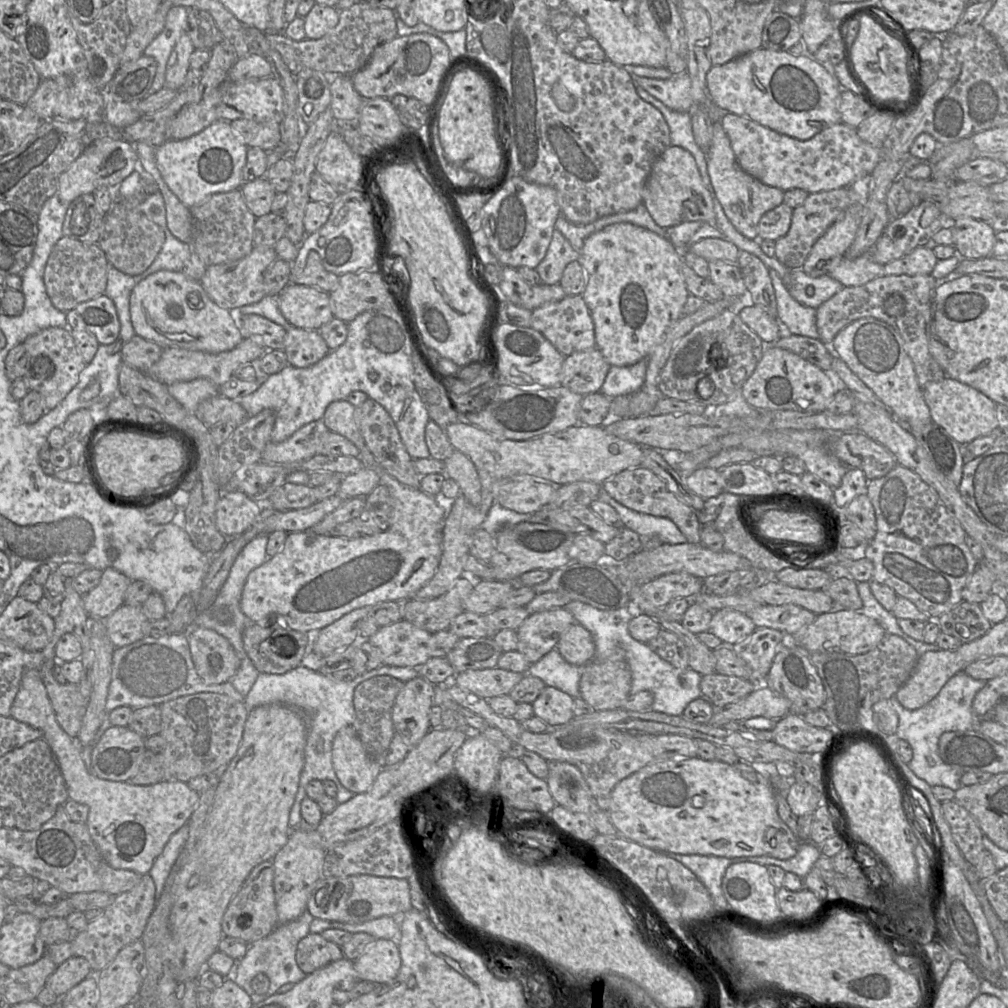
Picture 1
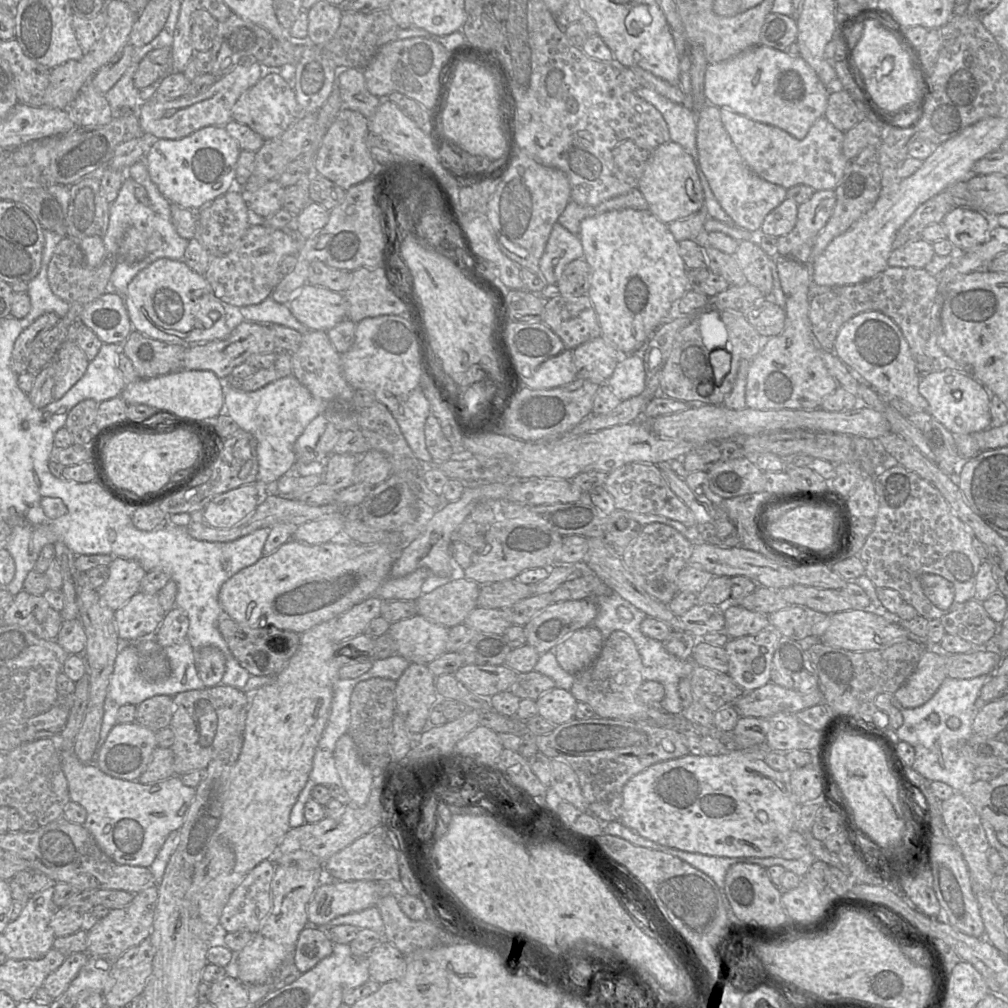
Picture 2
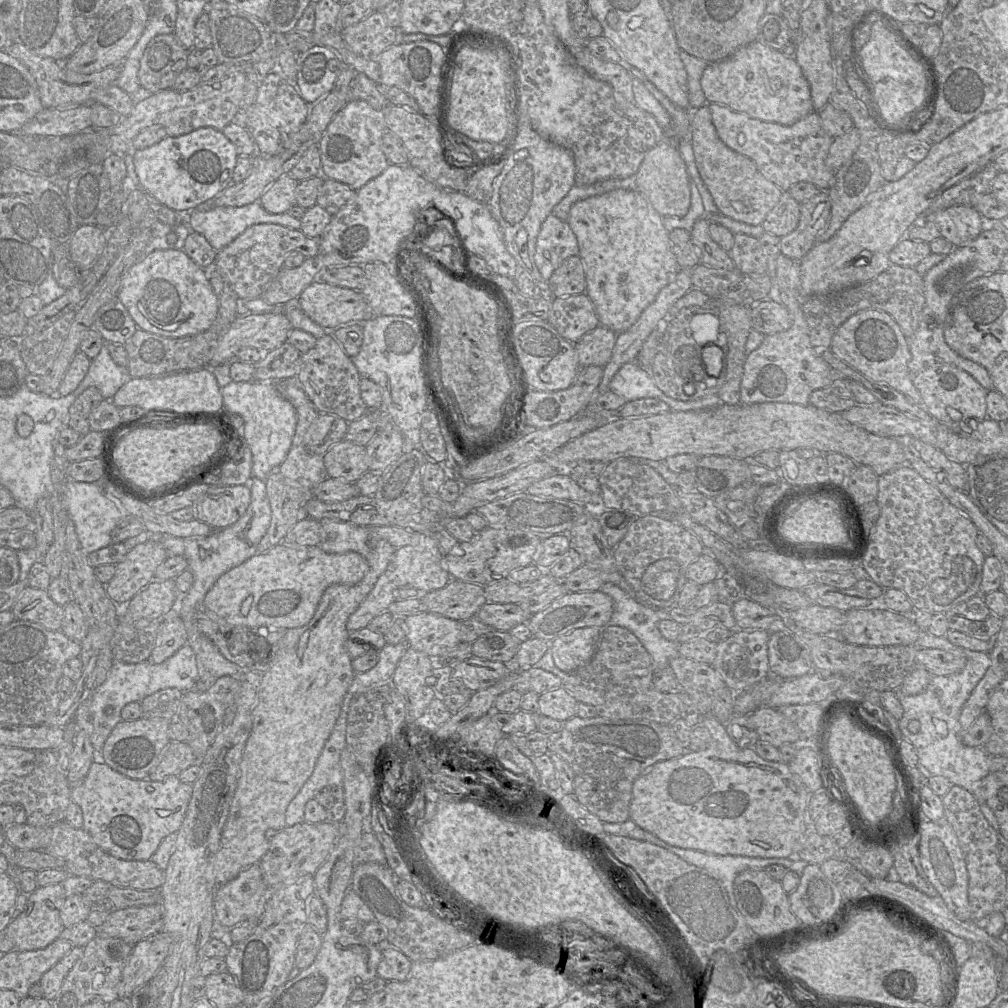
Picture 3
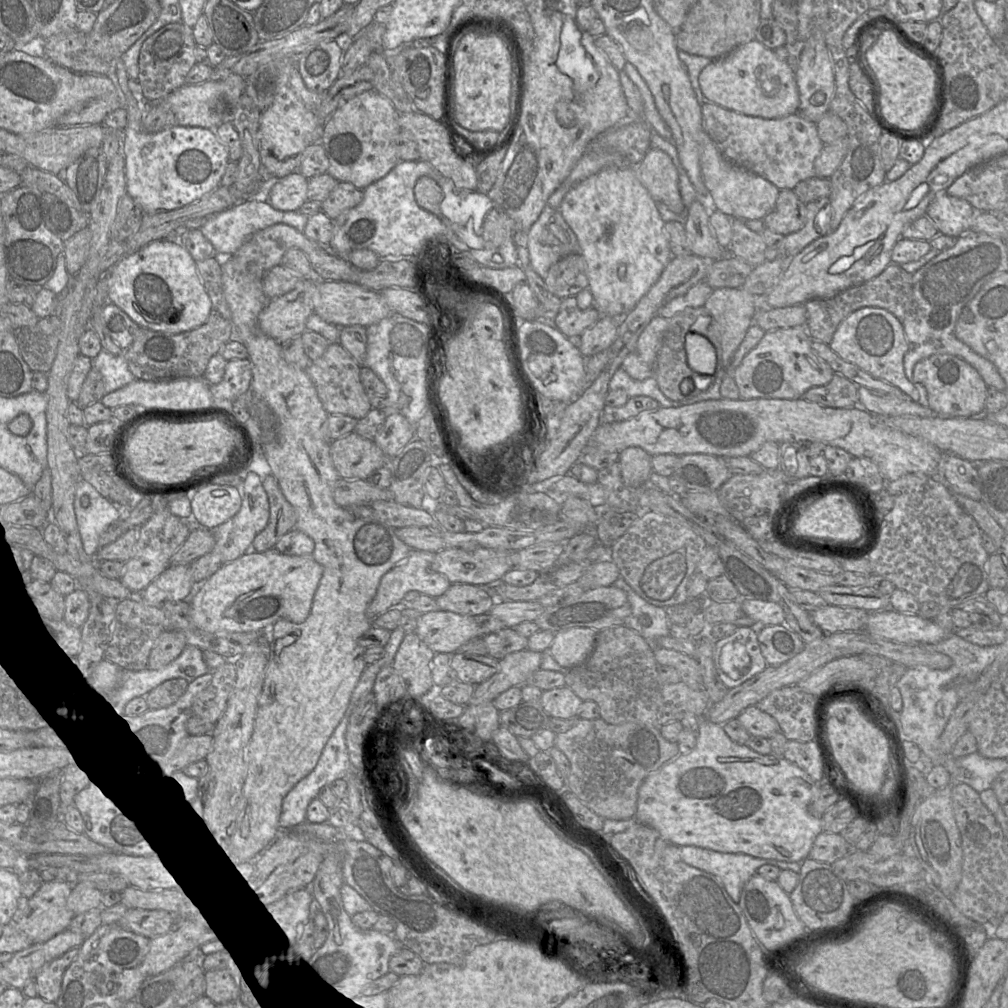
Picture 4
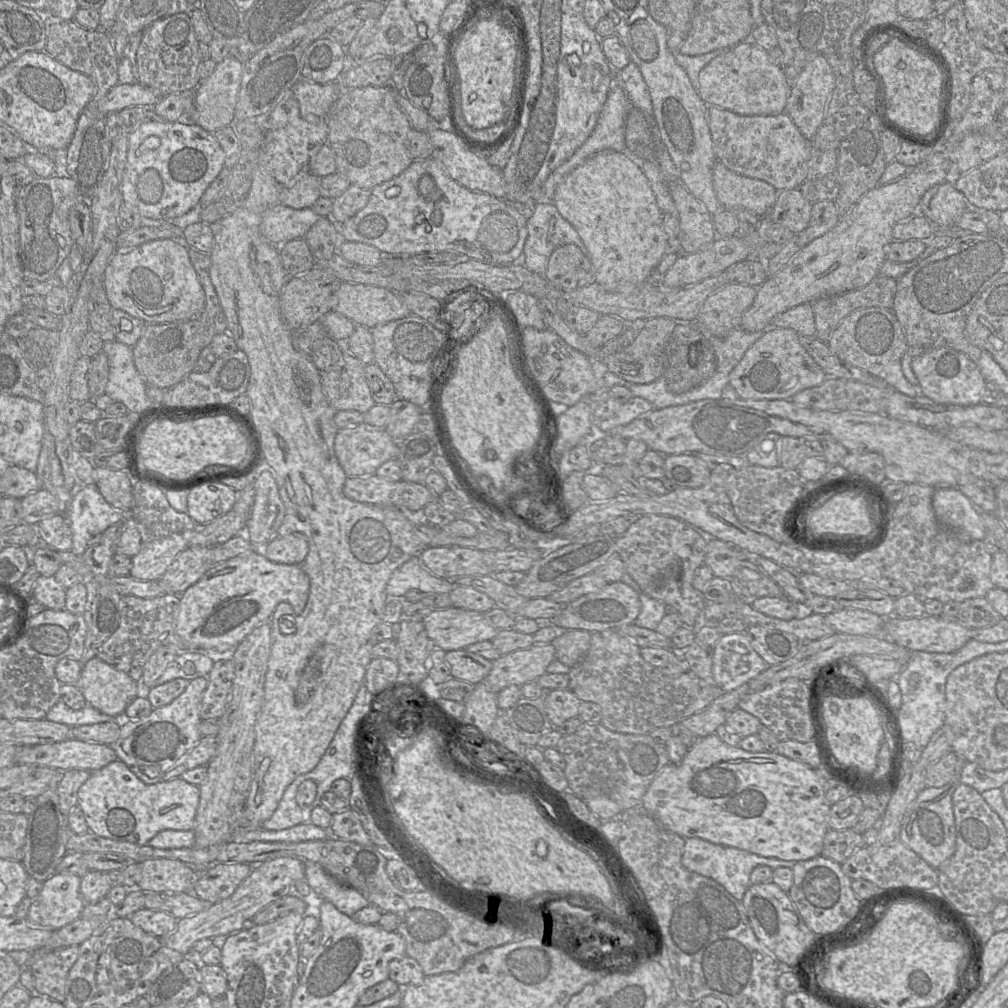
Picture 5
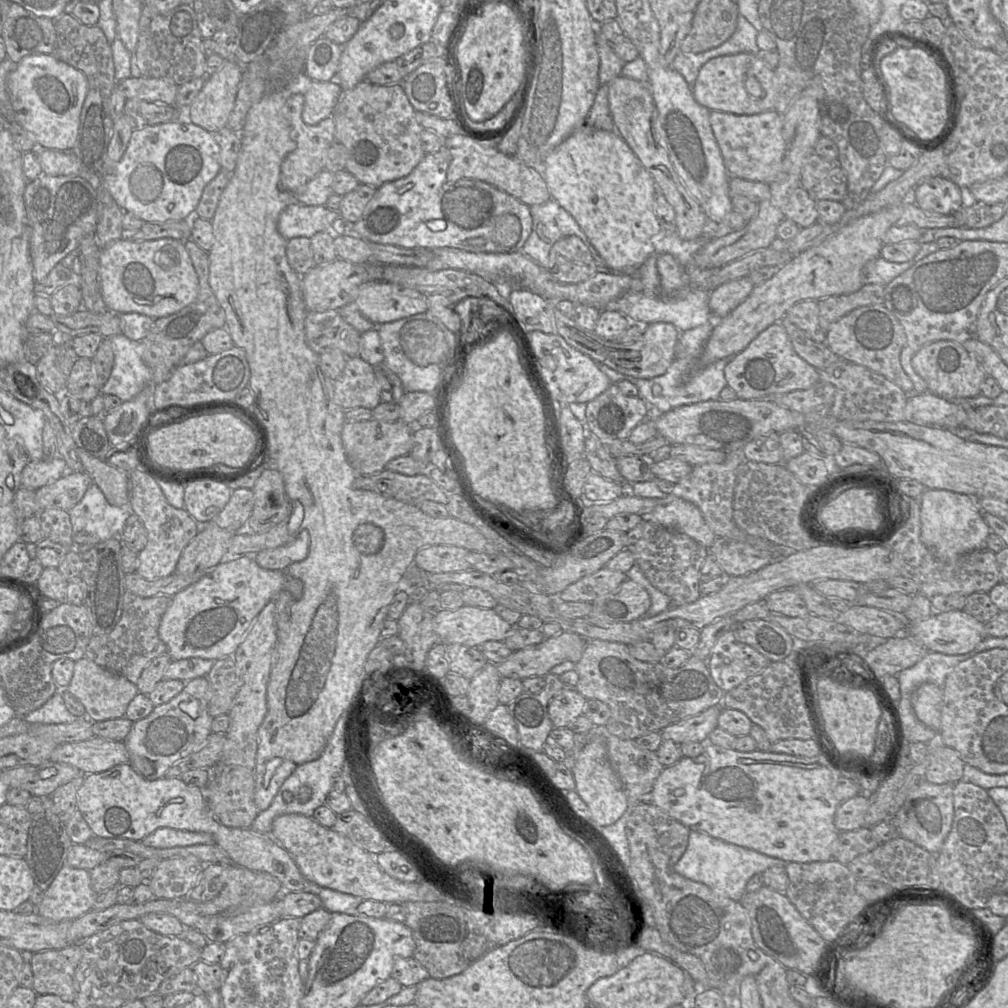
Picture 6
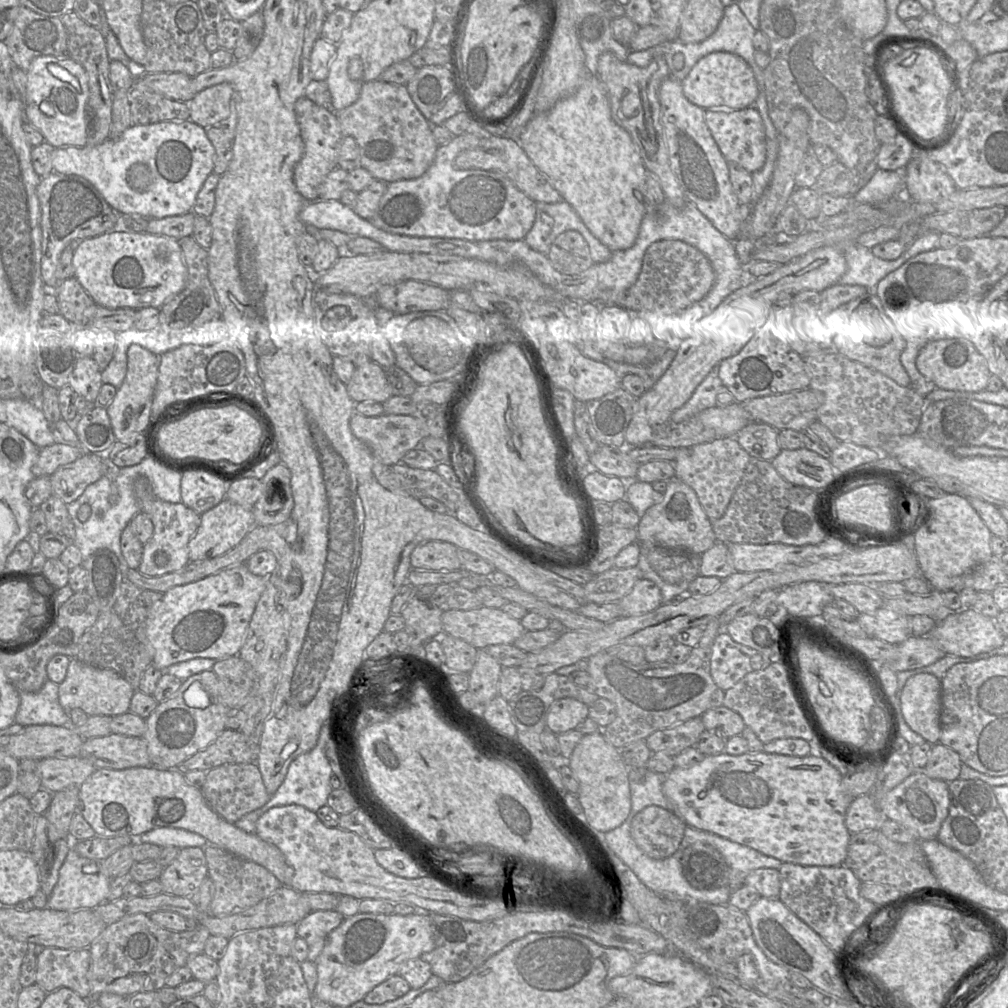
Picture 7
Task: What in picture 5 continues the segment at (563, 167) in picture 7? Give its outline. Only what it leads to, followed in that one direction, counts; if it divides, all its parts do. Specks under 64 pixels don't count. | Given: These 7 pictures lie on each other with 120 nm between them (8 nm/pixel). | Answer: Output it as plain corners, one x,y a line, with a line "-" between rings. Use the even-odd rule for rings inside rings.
627,149
625,152
602,150
588,157
557,186
553,203
580,235
594,268
594,281
606,290
632,292
635,287
649,279
667,252
663,213
639,161
632,159

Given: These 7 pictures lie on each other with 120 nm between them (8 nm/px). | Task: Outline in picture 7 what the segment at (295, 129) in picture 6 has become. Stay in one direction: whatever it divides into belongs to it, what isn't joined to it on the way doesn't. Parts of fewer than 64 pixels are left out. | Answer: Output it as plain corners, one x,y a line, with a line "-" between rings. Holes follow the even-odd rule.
303,96
295,102
294,111
304,143
303,156
294,168
294,182
305,201
313,201
319,199
318,187
326,176
338,167
338,149
344,136
336,113
331,108
319,106

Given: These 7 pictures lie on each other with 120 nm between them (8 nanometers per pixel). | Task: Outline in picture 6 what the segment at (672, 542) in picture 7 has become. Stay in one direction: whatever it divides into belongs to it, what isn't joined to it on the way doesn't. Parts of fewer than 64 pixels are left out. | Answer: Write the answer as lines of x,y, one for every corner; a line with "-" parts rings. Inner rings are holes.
666,494
660,499
662,504
646,516
641,516
643,520
686,534
708,549
713,545
716,535
697,506
673,494

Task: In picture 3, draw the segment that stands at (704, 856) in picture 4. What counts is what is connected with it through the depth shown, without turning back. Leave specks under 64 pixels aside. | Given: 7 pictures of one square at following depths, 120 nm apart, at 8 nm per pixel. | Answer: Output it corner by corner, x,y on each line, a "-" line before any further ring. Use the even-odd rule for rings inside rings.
671,846
671,852
696,867
715,874
725,887
729,899
735,899
733,884
736,876
747,869
765,870
770,865
781,865
801,876
808,862
795,858
756,858
747,856
716,855

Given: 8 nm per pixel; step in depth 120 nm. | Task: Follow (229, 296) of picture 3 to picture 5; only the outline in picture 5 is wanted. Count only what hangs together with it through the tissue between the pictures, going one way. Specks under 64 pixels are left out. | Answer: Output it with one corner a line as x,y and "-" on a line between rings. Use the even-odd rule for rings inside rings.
188,247
190,261
199,277
205,293
205,308
196,318
163,324
147,324
138,342
133,346
134,364
147,385
167,390
188,374
194,366
201,351
209,346
214,336
227,332
226,319
210,277
210,255
193,247

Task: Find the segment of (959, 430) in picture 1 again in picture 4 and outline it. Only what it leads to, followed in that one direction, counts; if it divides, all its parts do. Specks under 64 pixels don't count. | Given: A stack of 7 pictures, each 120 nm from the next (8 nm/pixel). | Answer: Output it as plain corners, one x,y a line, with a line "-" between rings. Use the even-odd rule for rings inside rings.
935,354
914,366
913,383
921,384
927,392
928,407
934,415
953,418
970,418
985,413
988,386
968,362
950,354

